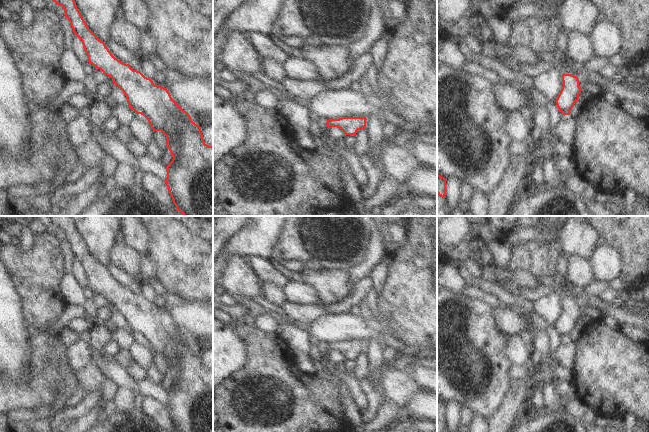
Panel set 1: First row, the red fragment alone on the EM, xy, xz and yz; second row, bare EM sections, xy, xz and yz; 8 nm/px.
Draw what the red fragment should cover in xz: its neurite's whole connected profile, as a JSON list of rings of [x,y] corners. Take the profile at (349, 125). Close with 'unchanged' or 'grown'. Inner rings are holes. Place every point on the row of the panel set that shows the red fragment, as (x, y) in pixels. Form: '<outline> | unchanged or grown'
[[[342,117],[327,120],[327,127],[337,127],[341,129],[345,135],[355,136],[358,130],[365,129],[366,120],[366,117]]] | unchanged

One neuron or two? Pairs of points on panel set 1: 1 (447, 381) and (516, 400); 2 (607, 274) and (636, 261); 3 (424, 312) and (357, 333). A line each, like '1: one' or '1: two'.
1: two
2: two
3: two

